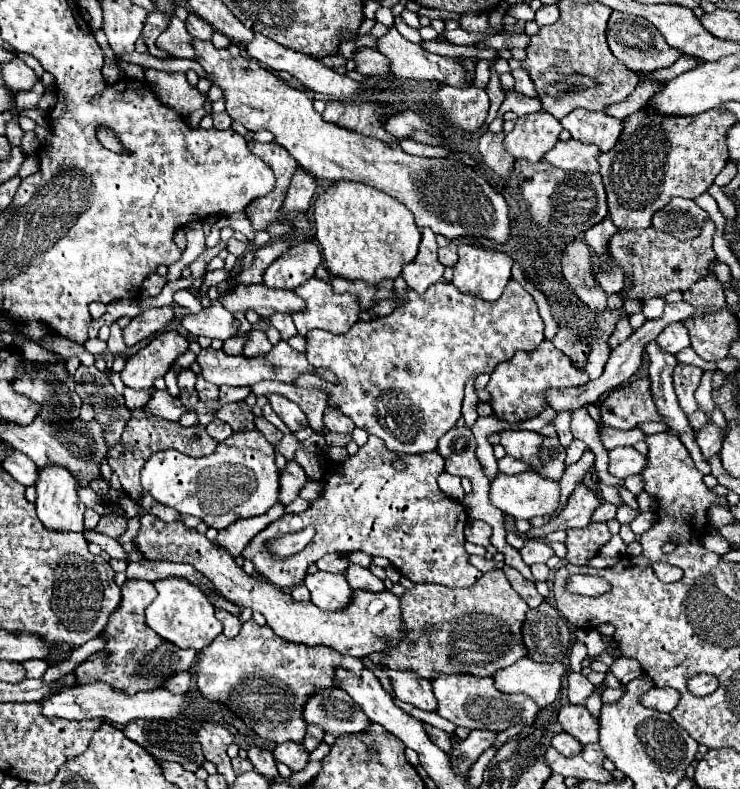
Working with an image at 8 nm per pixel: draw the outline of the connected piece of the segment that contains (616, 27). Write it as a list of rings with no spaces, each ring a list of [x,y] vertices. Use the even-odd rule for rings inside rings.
[[[612,11],[608,21],[608,45],[610,51],[634,73],[654,73],[662,67],[670,67],[682,53],[676,47],[670,47],[664,35],[646,19],[636,15],[626,15],[620,11]]]

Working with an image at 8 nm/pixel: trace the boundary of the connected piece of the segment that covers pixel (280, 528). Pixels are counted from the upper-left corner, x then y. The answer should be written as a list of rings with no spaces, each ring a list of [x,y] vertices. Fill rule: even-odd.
[[[370,435],[356,455],[346,457],[338,463],[334,473],[324,477],[326,489],[318,507],[310,507],[306,513],[288,513],[264,529],[264,539],[272,539],[278,533],[294,533],[312,525],[316,529],[314,541],[310,541],[302,553],[286,561],[274,561],[266,551],[262,551],[260,531],[246,545],[242,557],[250,559],[256,571],[280,589],[300,585],[308,567],[326,553],[350,555],[354,551],[364,551],[372,557],[386,557],[414,583],[470,587],[482,577],[482,573],[468,563],[468,553],[464,549],[464,527],[468,521],[466,509],[460,501],[446,497],[436,483],[438,475],[444,471],[444,459],[436,451],[400,455],[400,459],[394,459],[396,455],[386,451],[382,439]]]

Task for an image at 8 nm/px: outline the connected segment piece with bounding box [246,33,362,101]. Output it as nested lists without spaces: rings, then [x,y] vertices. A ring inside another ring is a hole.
[[[254,33],[254,39],[252,39],[250,43],[246,43],[246,49],[248,49],[248,55],[250,55],[250,57],[262,61],[266,67],[270,67],[270,69],[274,69],[274,71],[288,71],[288,73],[292,73],[304,87],[308,87],[308,89],[312,89],[312,91],[328,93],[328,95],[330,95],[332,99],[336,99],[336,101],[350,101],[352,95],[362,87],[360,83],[352,81],[350,77],[340,75],[340,73],[332,71],[330,67],[324,67],[320,61],[316,61],[316,59],[304,55],[304,53],[298,53],[298,51],[294,51],[294,49],[286,49],[286,47],[282,47],[280,43],[276,43],[274,39],[264,37],[264,35],[258,35],[258,33]]]

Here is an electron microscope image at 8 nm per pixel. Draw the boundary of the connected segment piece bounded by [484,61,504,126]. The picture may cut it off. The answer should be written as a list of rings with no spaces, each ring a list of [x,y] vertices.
[[[490,61],[490,62],[491,62],[490,65],[491,74],[488,85],[485,89],[490,99],[490,108],[484,123],[485,126],[488,126],[497,117],[498,110],[504,100],[504,92],[500,83],[500,78],[498,73],[495,73],[494,69],[495,61]]]

